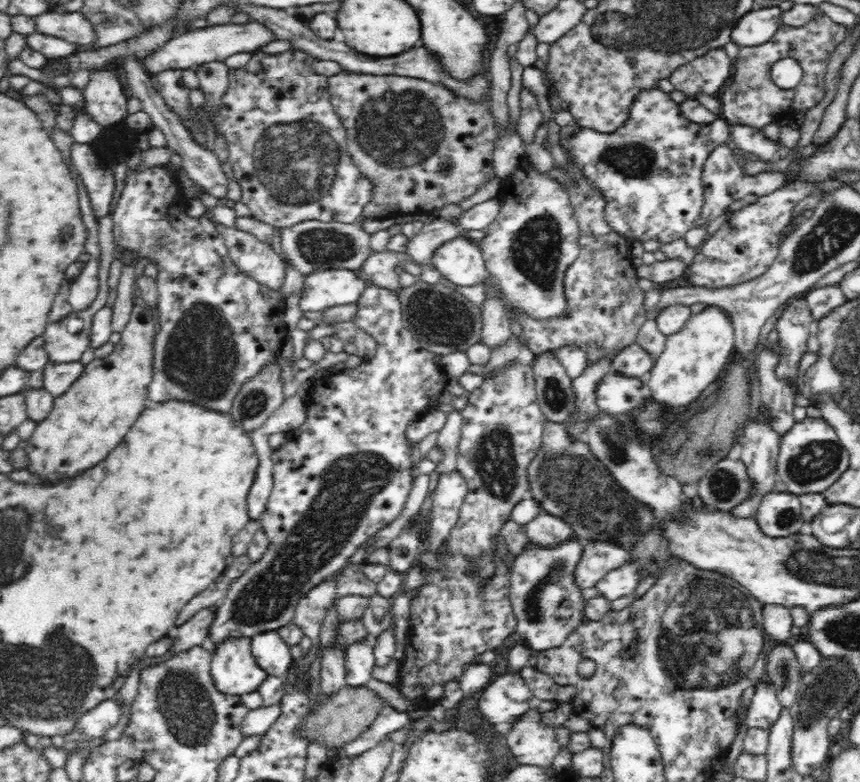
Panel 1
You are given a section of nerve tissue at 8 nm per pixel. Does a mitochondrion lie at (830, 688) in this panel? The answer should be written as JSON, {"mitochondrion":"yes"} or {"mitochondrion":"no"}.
{"mitochondrion":"yes"}

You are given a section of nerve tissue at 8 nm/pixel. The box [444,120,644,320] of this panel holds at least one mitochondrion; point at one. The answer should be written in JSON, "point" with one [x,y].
{"point":[536,249]}

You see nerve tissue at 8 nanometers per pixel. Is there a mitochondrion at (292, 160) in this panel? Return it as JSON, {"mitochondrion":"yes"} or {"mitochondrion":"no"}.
{"mitochondrion":"yes"}

